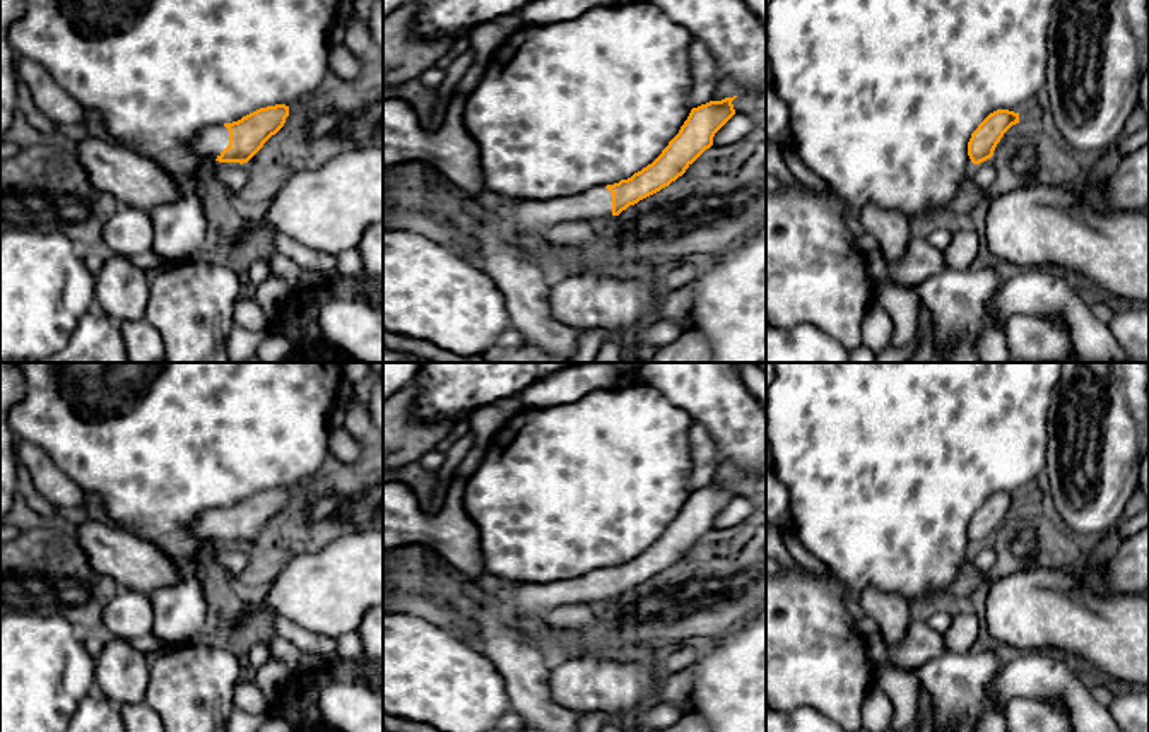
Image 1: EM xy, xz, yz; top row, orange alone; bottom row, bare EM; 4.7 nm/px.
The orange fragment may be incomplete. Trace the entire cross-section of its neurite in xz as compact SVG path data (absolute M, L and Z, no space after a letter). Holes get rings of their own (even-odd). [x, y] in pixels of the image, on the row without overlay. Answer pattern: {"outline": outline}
{"outline": "M737 479L710 484L692 491L679 517L669 525L662 537L628 563L597 570L566 581L551 581L544 585L521 583L515 588L506 587L498 592L489 592L482 600L474 599L470 593L455 599L460 604L457 624L472 629L472 638L480 643L480 652L498 667L506 684L511 711L523 718L525 729L537 732L576 732L578 713L564 708L552 698L549 684L552 664L544 662L537 653L510 648L508 629L516 623L540 621L549 611L559 605L585 604L595 607L605 600L619 599L629 588L669 570L713 528L715 517L735 498L732 487L735 481Z"}

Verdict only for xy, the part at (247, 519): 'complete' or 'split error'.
split error

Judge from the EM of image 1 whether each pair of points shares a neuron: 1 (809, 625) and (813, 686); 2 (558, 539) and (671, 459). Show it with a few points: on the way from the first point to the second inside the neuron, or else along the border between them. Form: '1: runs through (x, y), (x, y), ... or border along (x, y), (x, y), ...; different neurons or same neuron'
1: runs through (809, 640), (813, 671); same neuron
2: runs through (585, 512), (633, 464), (643, 459); same neuron

